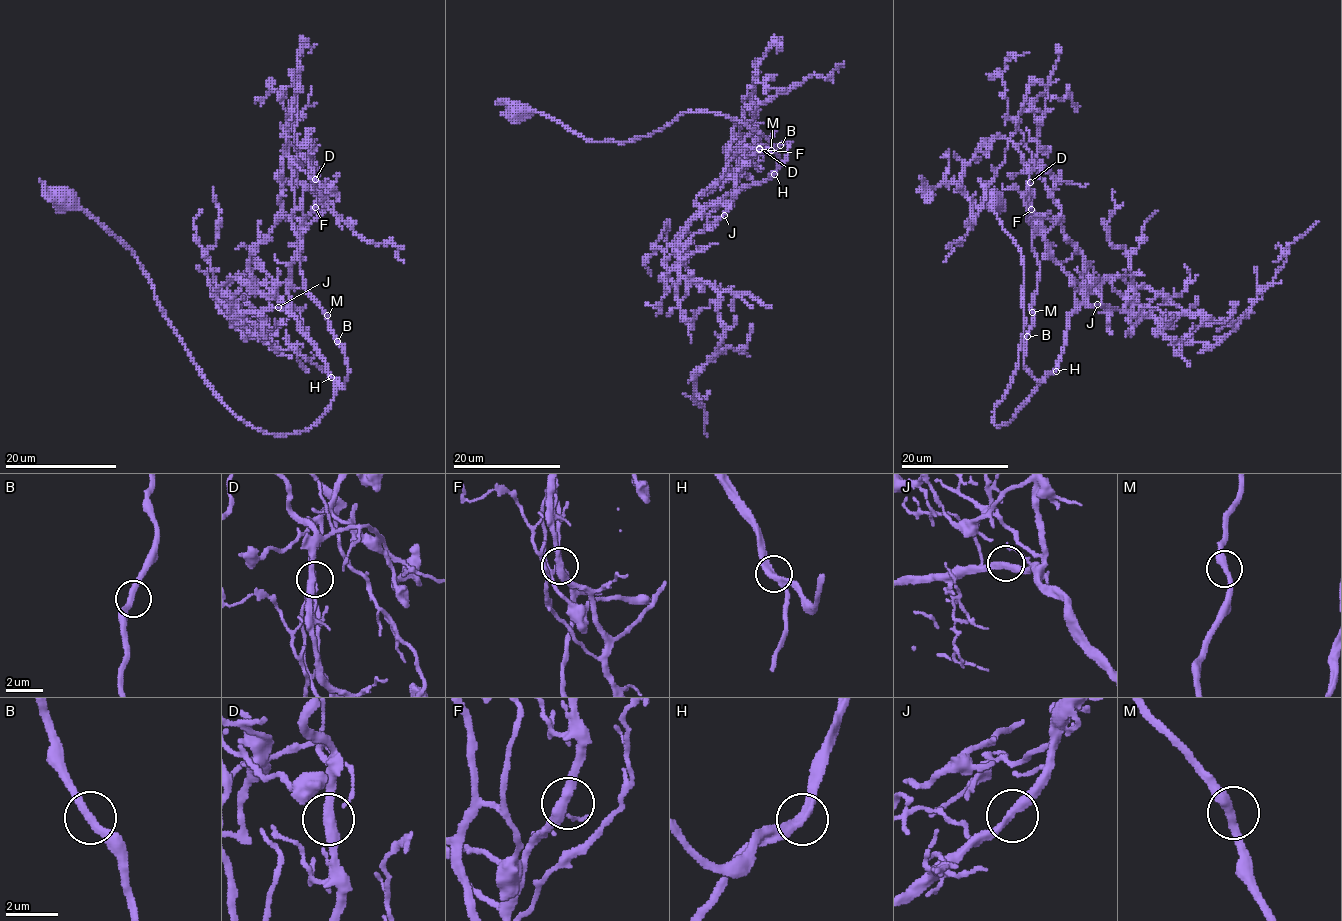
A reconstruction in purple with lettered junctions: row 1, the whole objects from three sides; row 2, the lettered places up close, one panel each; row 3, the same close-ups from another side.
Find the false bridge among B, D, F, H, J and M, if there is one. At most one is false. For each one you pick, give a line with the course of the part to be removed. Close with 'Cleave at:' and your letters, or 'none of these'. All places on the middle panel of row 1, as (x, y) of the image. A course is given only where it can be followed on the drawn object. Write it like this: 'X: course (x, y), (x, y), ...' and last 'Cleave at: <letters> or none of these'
Cleave at: none of these

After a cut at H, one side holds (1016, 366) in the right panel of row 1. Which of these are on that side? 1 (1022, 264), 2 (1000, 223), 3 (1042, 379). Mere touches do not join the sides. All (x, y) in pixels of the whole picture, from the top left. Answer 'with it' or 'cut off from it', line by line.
1: with it
2: with it
3: cut off from it

